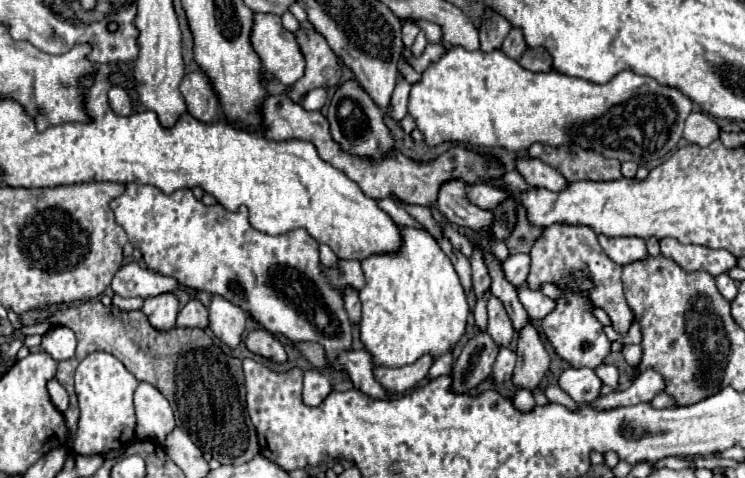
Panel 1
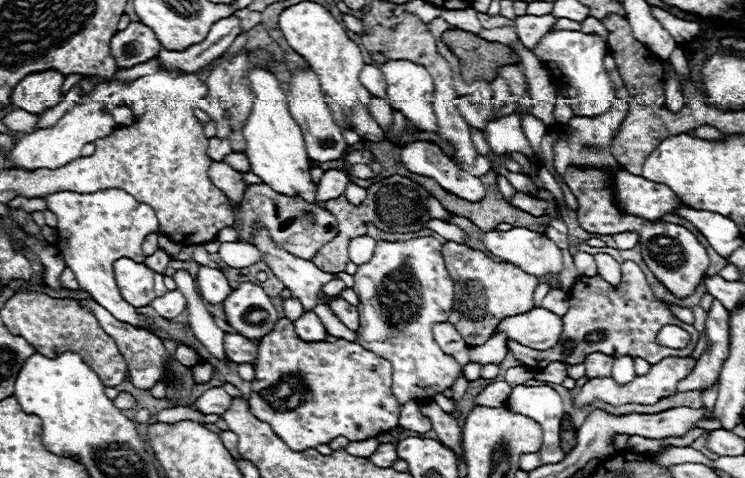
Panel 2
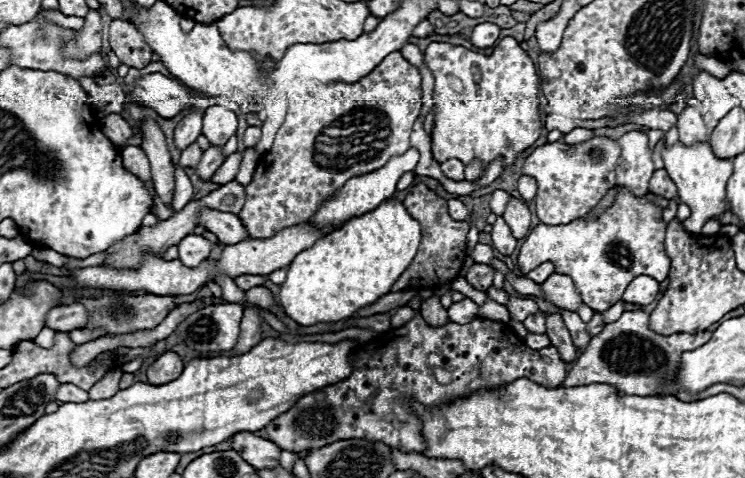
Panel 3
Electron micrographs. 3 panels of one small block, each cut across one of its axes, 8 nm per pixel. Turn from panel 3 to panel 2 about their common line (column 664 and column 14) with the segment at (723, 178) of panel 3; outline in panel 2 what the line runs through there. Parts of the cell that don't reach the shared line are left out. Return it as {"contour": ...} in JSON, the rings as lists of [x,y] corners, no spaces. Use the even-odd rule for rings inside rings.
{"contour":[[[82,102],[80,106],[72,108],[70,112],[66,112],[56,126],[52,128],[38,128],[30,134],[24,134],[14,150],[12,150],[12,168],[20,168],[20,170],[38,170],[38,168],[60,168],[64,164],[68,164],[68,160],[76,160],[80,158],[80,148],[88,142],[94,142],[98,138],[106,138],[112,130],[116,128],[116,122],[112,120],[112,116],[108,116],[108,112],[96,104],[96,102]]]}

